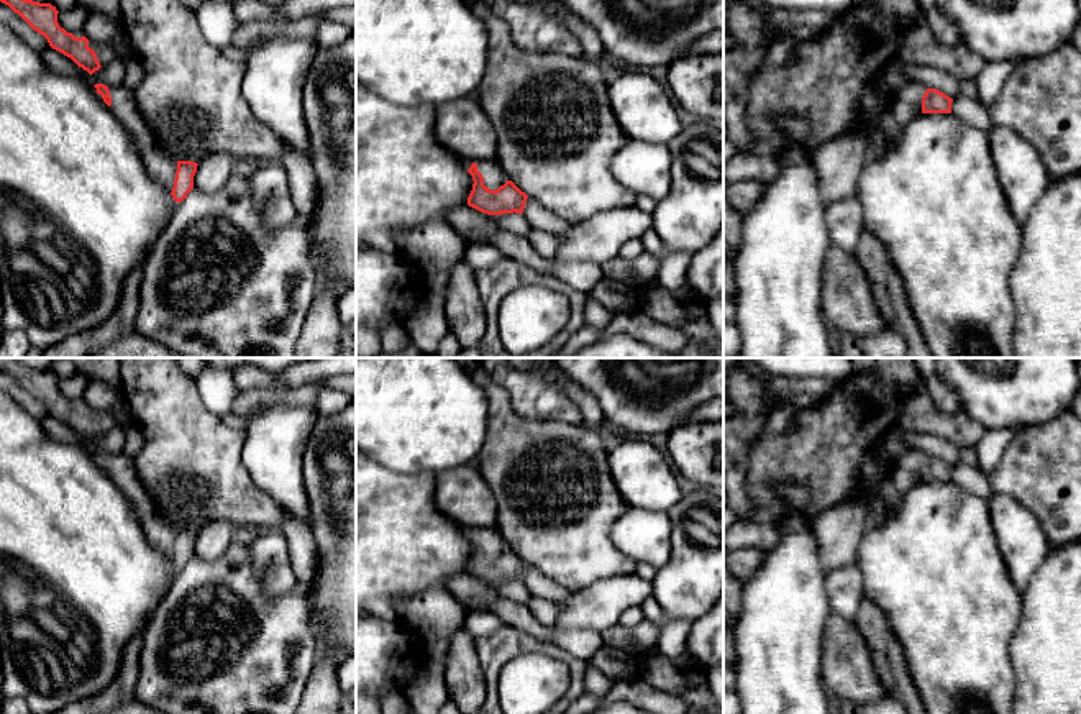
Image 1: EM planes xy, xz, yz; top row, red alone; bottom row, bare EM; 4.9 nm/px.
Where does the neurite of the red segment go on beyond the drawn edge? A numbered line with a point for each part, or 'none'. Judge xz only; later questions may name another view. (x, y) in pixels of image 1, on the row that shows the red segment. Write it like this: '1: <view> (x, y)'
1: xz (494, 176)

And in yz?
1: yz (906, 104)

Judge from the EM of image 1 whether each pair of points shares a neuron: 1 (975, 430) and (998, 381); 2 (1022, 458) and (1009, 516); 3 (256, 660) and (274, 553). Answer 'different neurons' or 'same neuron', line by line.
1: different neurons
2: different neurons
3: different neurons

